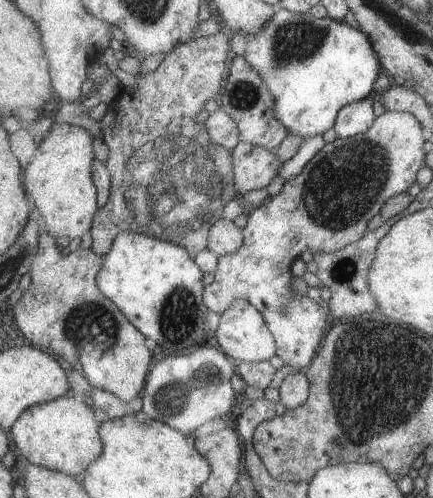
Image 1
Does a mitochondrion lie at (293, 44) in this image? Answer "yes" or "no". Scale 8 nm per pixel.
yes

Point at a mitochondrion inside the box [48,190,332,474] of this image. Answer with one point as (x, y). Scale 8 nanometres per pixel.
(177, 399)

